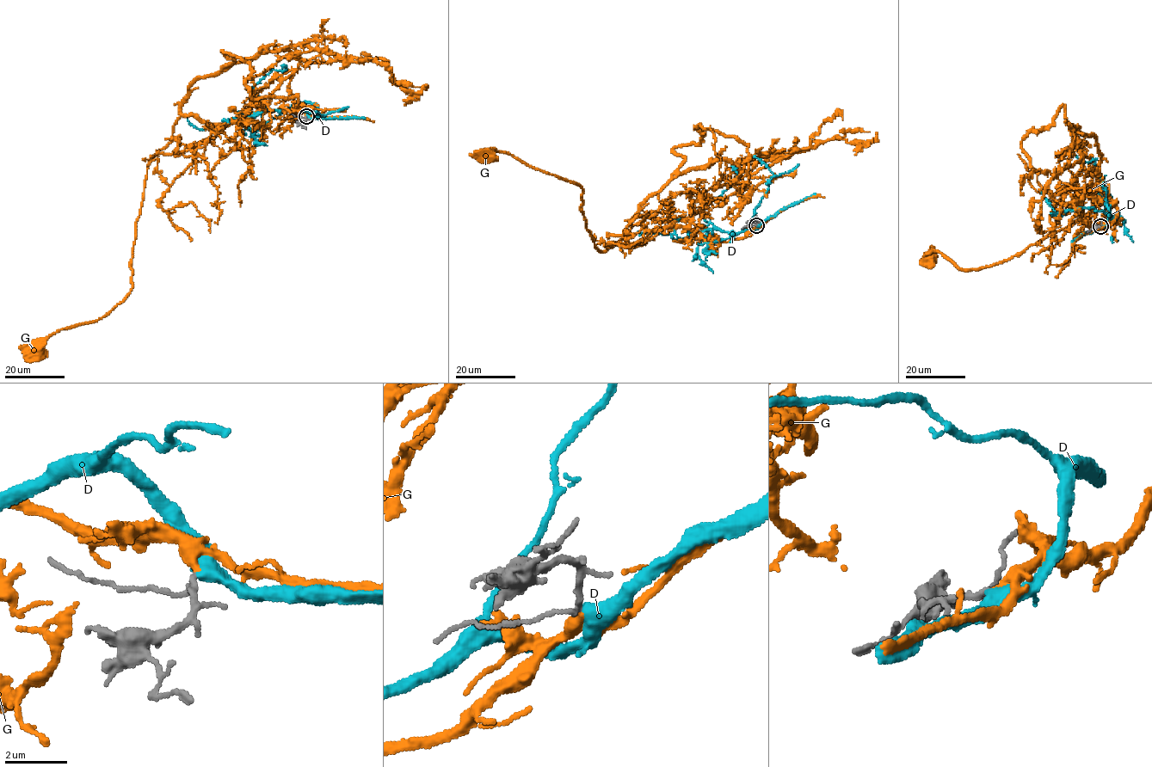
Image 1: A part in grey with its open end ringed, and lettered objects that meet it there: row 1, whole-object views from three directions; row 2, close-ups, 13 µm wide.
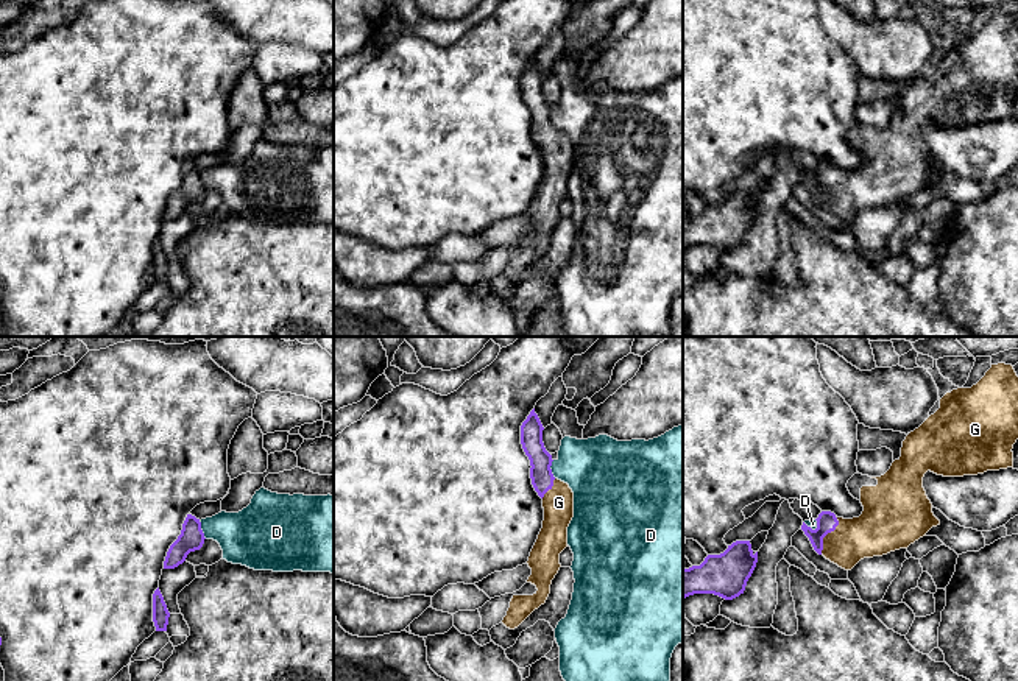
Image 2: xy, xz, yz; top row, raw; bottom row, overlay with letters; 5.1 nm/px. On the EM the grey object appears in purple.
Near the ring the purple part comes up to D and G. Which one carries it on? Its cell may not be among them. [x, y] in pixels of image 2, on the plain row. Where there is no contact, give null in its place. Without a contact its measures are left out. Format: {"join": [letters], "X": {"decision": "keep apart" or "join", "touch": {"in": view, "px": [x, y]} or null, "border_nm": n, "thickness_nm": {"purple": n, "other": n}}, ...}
{"join": ["G"], "D": {"decision": "keep apart", "touch": {"in": "xy", "px": [201, 181]}, "border_nm": 100, "thickness_nm": {"purple": 130, "other": 280}}, "G": {"decision": "join", "touch": {"in": "yz", "px": [827, 184]}, "border_nm": 220, "thickness_nm": {"purple": 110, "other": 240}}}

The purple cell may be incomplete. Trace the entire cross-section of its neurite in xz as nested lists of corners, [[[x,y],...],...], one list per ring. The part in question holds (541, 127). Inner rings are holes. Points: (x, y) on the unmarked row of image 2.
[[[533,59],[521,76],[521,95],[530,111],[532,136],[544,159],[543,179],[527,212],[532,220],[527,234],[535,235],[538,242],[533,246],[513,246],[502,271],[510,281],[518,279],[546,254],[552,231],[561,218],[560,204],[567,198],[567,178],[574,168],[574,143],[567,134],[553,128],[550,120],[553,111],[544,98],[543,81]]]

